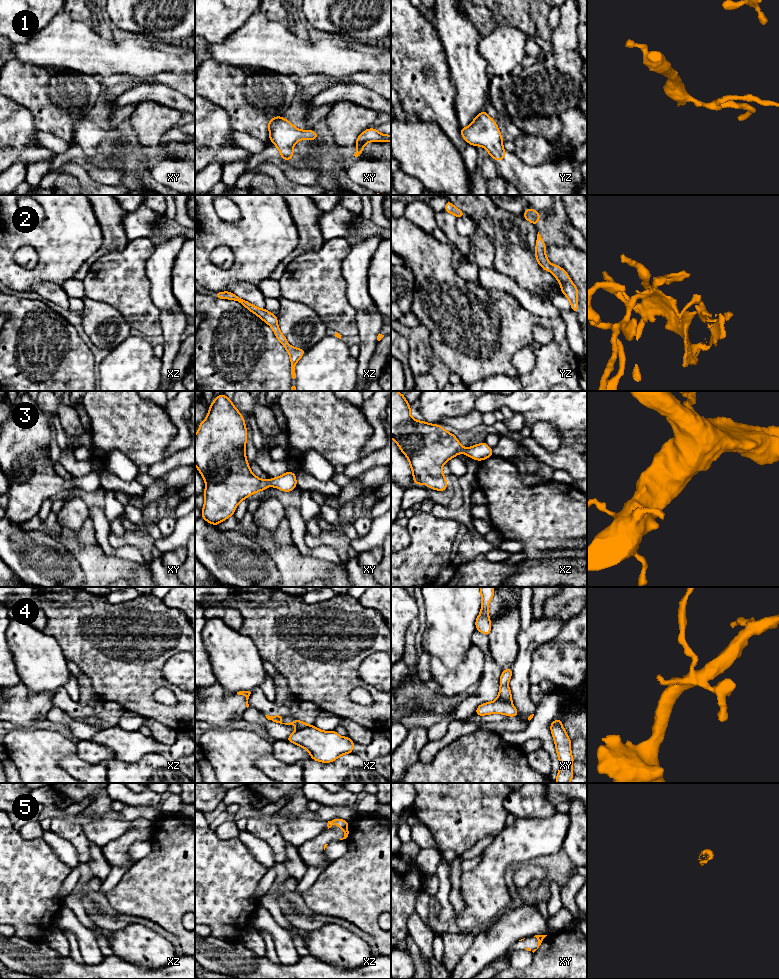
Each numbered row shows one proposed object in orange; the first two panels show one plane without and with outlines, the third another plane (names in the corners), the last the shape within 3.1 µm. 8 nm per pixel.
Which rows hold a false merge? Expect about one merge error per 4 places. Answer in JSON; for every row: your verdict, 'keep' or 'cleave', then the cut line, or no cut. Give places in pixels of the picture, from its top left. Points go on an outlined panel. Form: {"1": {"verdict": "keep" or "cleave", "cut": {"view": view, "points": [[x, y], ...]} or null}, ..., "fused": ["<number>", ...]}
{"1": {"verdict": "keep", "cut": null}, "2": {"verdict": "keep", "cut": null}, "3": {"verdict": "keep", "cut": null}, "4": {"verdict": "cleave", "cut": {"view": "xz", "points": [[313, 725], [297, 730]]}}, "5": {"verdict": "keep", "cut": null}, "fused": ["4"]}

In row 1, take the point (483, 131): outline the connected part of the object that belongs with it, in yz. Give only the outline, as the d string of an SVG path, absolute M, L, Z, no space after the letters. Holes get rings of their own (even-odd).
M486 111L479 113L466 128L460 128L463 139L473 146L482 146L493 160L504 160L506 151L499 128Z

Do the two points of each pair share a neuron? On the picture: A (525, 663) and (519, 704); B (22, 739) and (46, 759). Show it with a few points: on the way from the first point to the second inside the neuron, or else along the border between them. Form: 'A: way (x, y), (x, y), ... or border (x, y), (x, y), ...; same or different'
A: way (520, 673), (520, 694); same
B: way (28, 745), (40, 757); same

